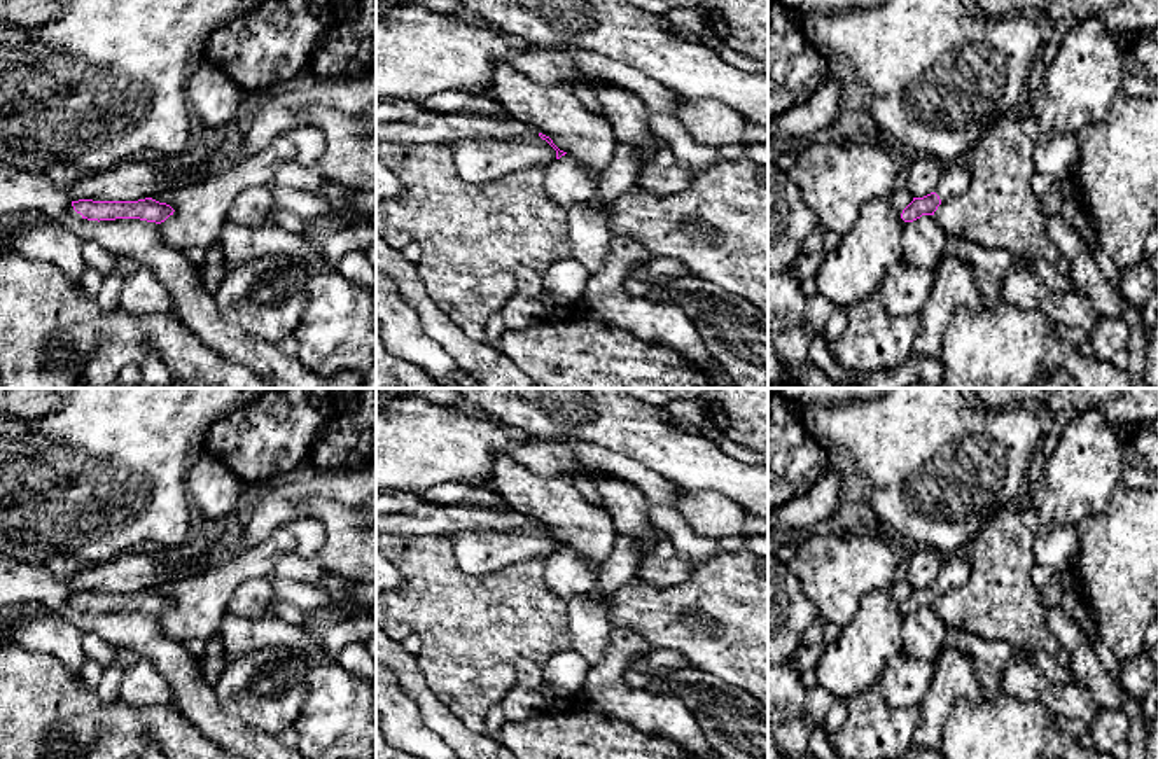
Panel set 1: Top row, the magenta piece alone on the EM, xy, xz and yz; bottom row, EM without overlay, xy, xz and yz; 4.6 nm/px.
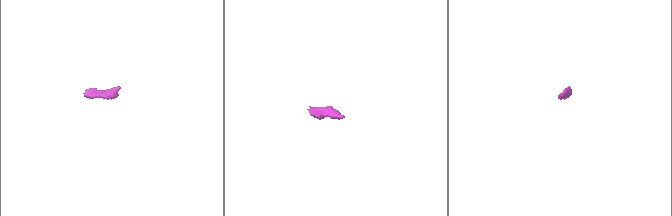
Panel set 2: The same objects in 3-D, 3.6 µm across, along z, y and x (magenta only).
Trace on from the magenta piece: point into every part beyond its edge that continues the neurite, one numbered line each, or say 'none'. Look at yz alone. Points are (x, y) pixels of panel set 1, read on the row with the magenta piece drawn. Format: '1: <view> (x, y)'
1: yz (955, 179)

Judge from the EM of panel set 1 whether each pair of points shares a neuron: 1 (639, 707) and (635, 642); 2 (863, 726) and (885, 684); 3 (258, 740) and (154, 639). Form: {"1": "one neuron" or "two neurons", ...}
{"1": "one neuron", "2": "two neurons", "3": "one neuron"}

